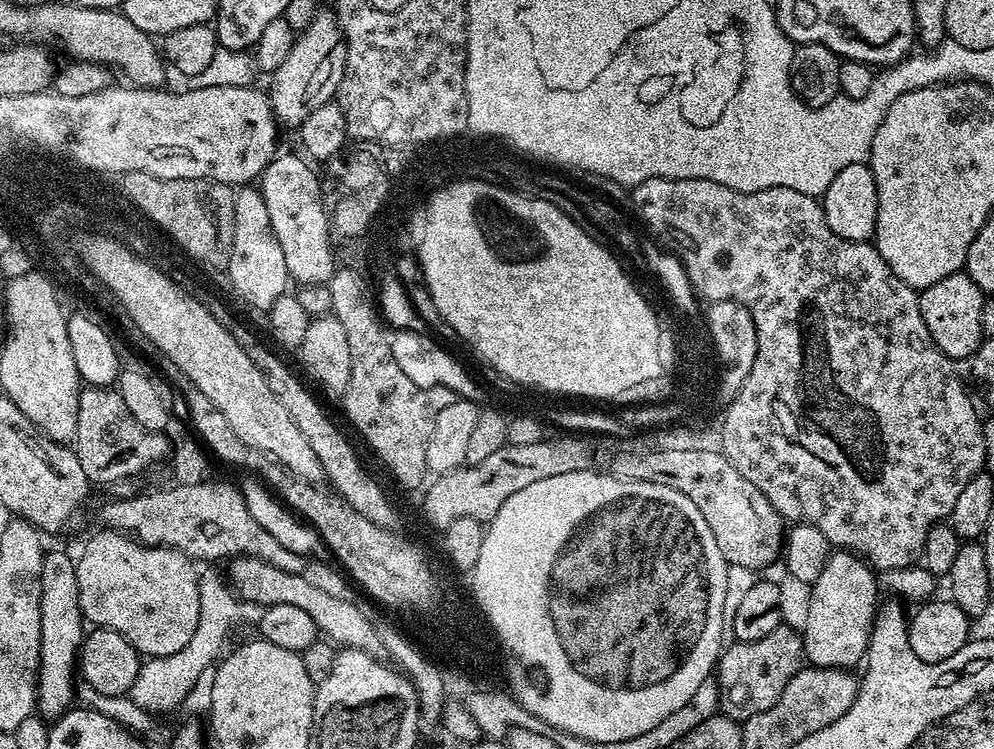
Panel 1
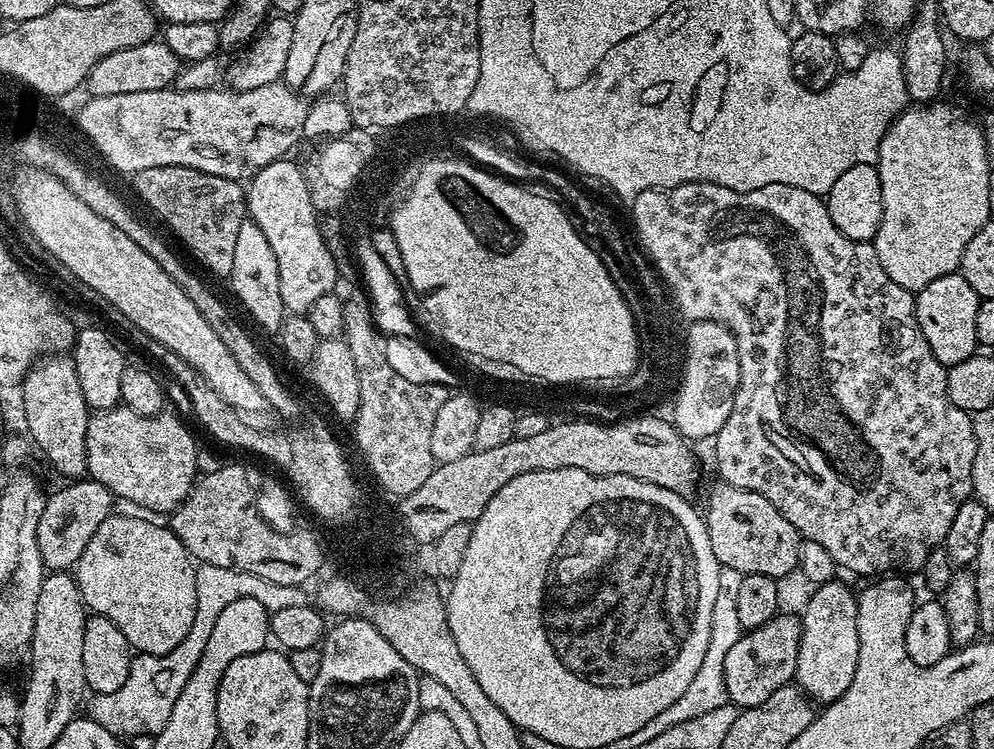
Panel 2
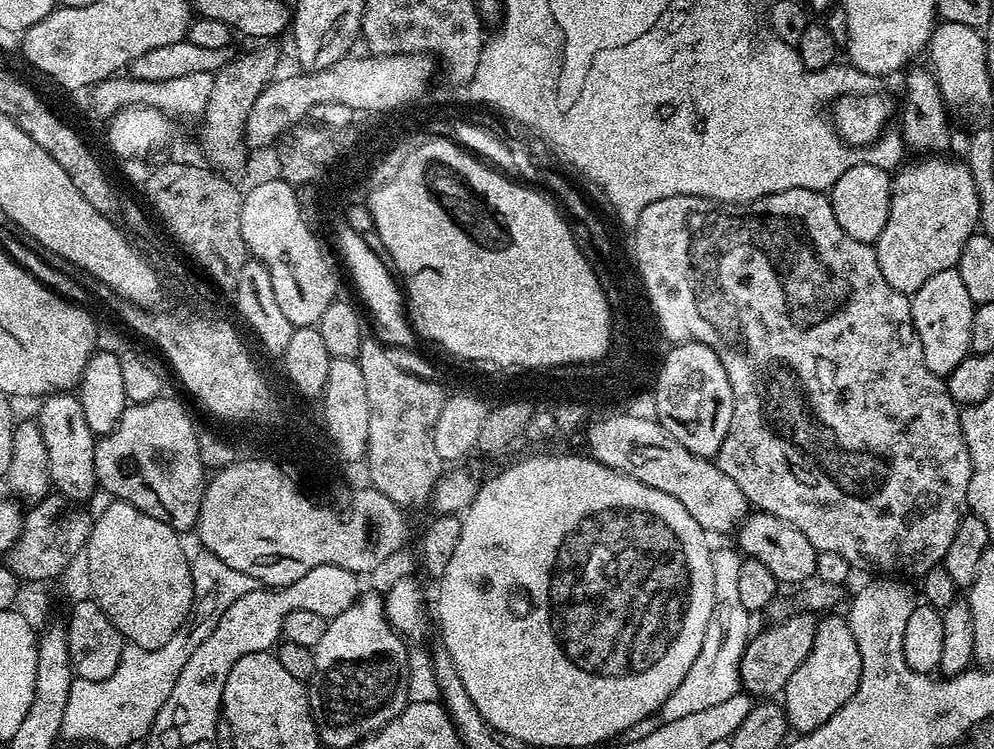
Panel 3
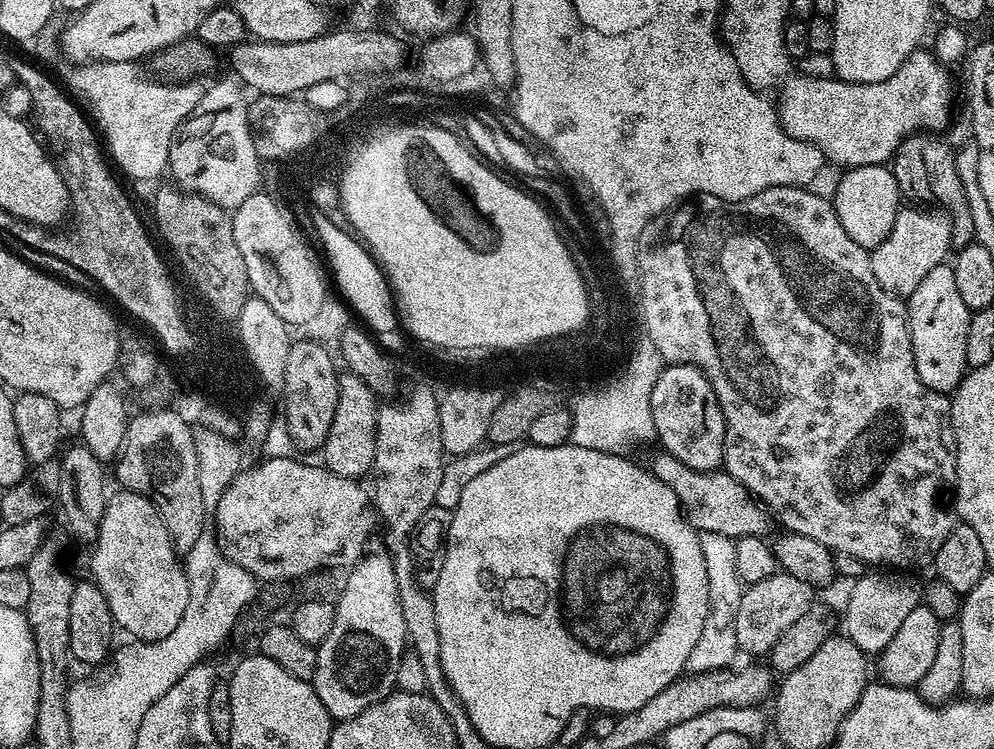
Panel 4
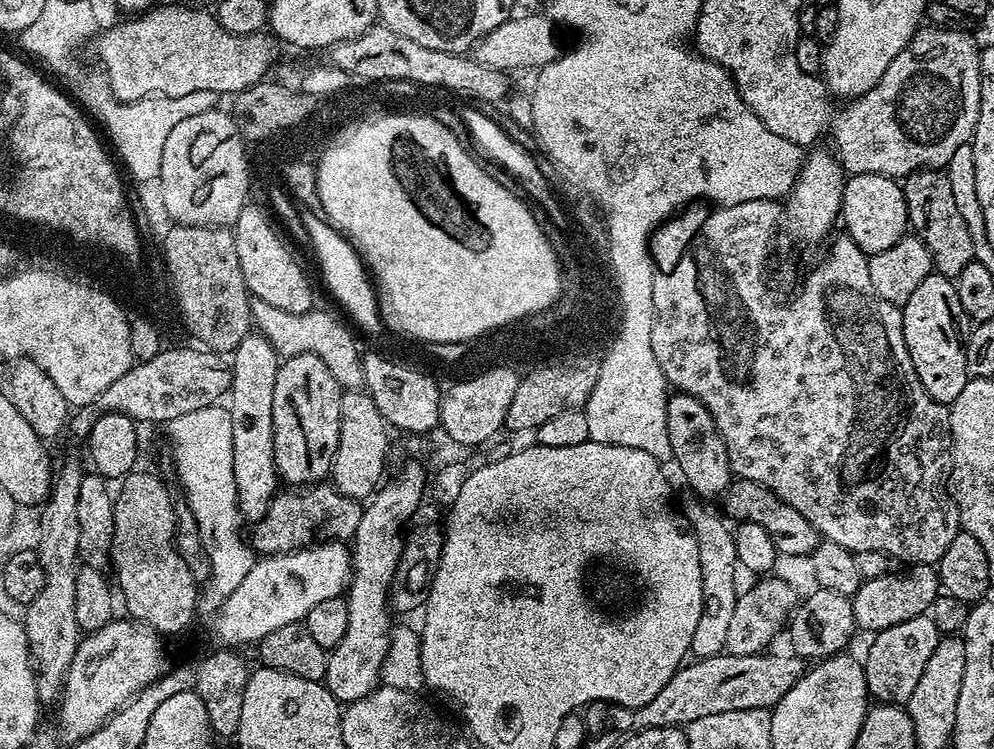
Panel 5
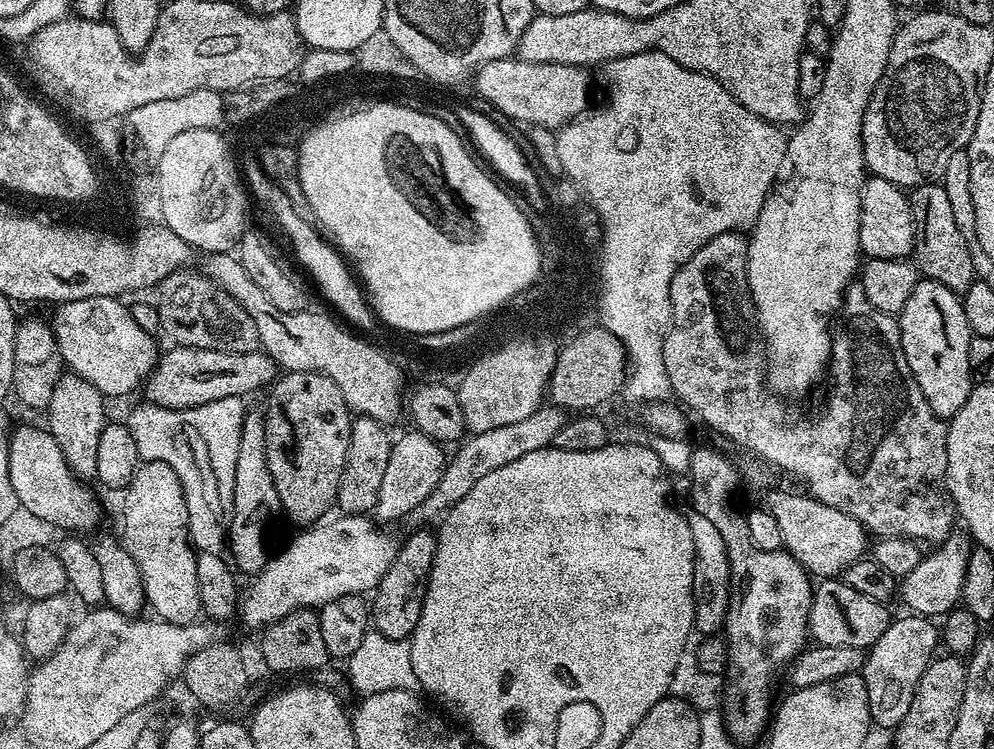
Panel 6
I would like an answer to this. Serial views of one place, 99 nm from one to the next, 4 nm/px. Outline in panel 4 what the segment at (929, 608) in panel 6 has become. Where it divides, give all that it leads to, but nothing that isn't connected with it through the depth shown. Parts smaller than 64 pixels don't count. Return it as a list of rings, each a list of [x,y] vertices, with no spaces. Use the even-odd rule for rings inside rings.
[[[868,570],[851,586],[848,605],[844,608],[844,628],[848,639],[853,640],[865,654],[878,654],[894,638],[894,630],[902,626],[910,610],[921,607],[922,588],[918,583],[896,570]]]

